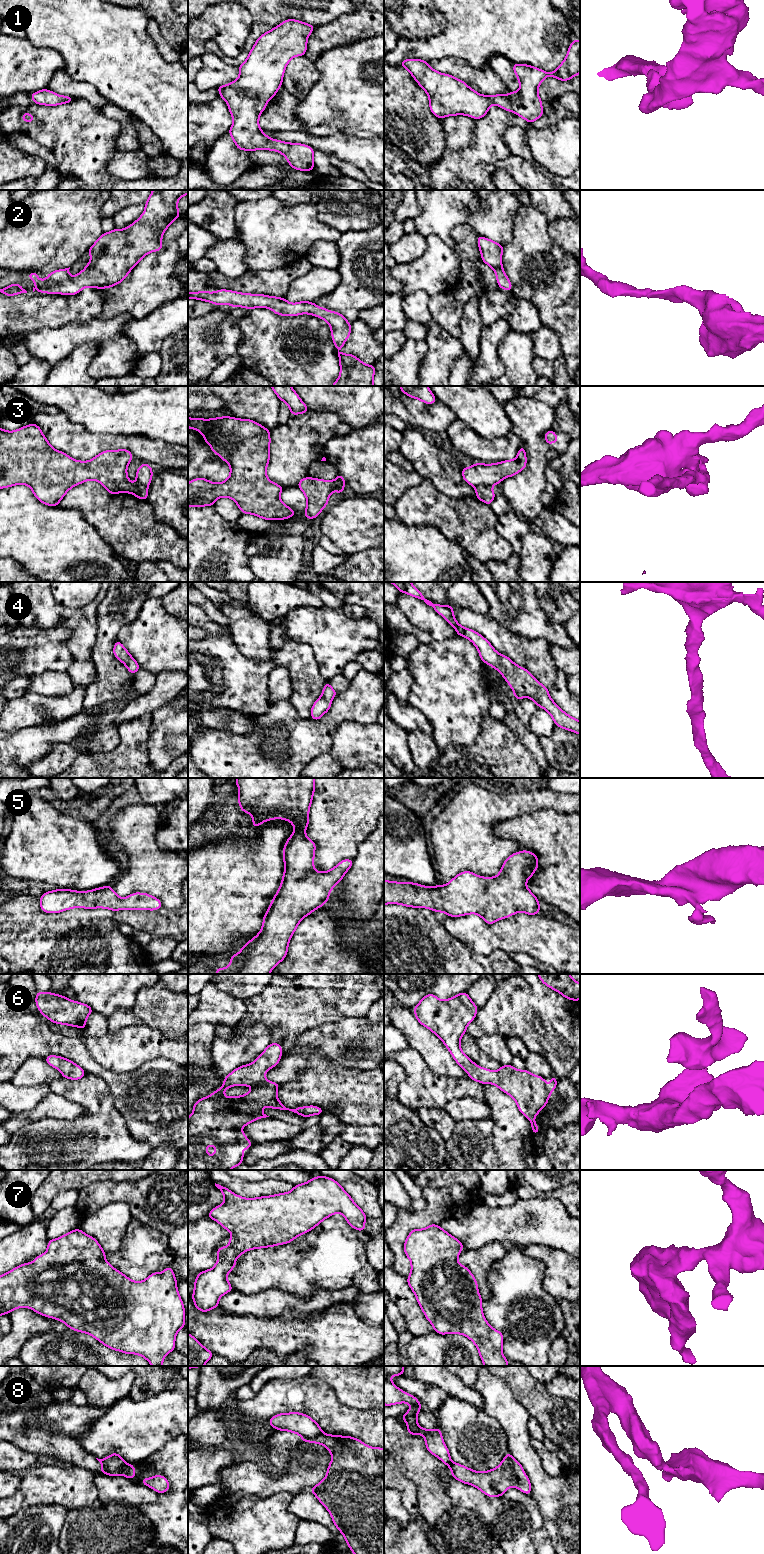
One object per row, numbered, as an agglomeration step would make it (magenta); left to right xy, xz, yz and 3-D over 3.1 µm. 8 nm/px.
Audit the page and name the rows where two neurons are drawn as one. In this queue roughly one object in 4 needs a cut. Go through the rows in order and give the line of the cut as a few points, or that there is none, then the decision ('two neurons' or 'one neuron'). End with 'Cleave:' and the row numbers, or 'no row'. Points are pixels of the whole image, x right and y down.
1: cut none; one neuron
2: cut none; one neuron
3: cut yz (491, 486), (478, 485), (475, 488); two neurons
4: cut none; one neuron
5: cut none; one neuron
6: cut none; one neuron
7: cut none; one neuron
8: cut xz (322, 1432), (312, 1438), (302, 1437); two neurons
Cleave: 3, 8

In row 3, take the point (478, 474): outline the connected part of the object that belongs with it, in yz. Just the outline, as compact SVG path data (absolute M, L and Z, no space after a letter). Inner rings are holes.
M521 445L517 457L499 463L475 463L471 467L462 467L465 482L476 488L479 485L493 486L500 484L506 477L515 476L526 468L527 457L525 448Z

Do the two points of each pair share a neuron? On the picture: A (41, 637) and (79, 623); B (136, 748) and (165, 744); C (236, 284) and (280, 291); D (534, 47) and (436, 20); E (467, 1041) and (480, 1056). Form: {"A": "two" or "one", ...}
{"A": "two", "B": "two", "C": "one", "D": "two", "E": "one"}

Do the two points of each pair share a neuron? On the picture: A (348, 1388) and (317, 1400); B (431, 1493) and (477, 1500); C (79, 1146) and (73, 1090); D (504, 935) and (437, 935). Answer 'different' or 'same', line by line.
A: different
B: different
C: same
D: different

